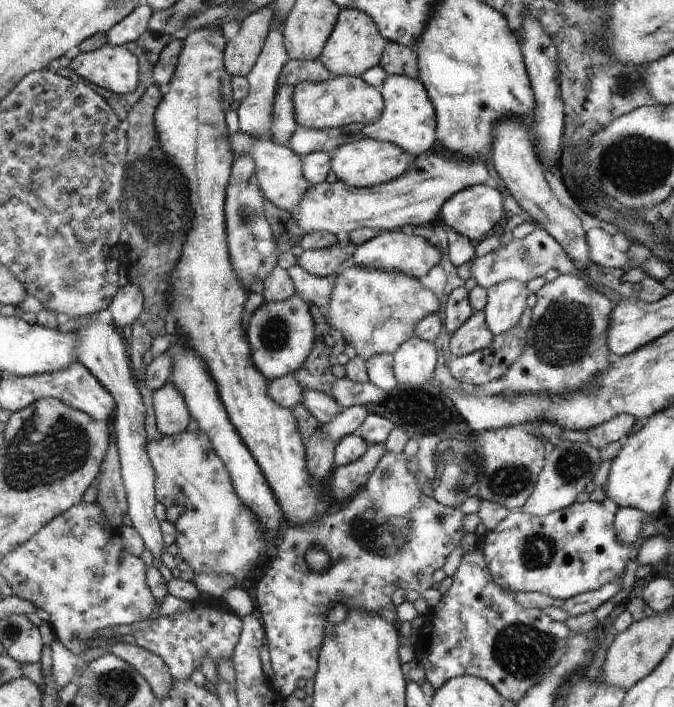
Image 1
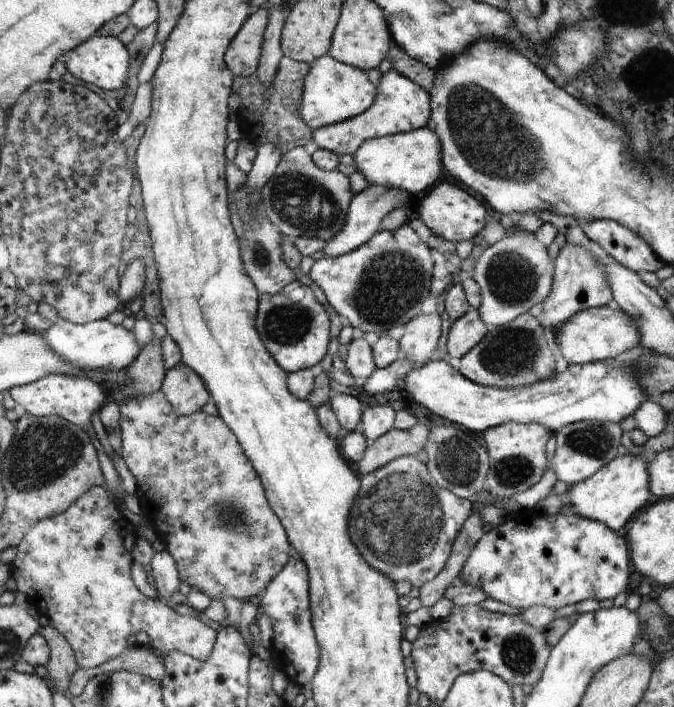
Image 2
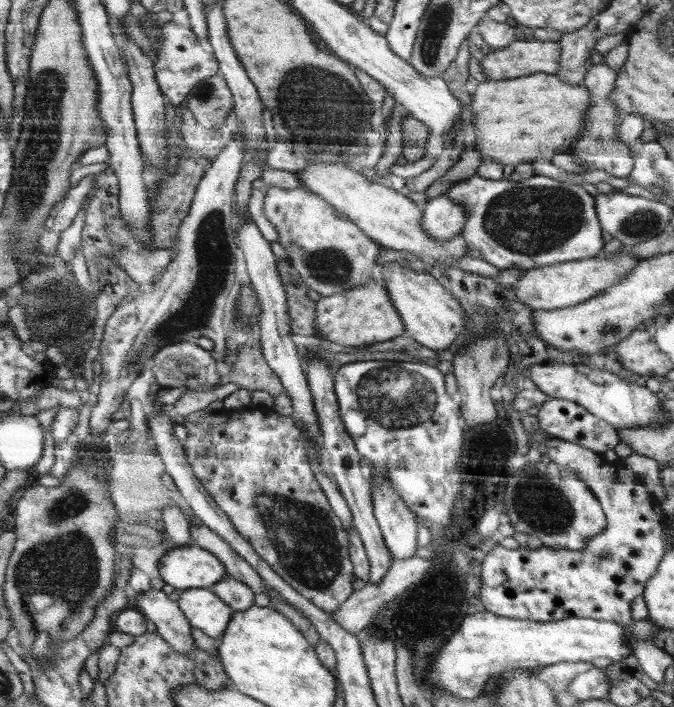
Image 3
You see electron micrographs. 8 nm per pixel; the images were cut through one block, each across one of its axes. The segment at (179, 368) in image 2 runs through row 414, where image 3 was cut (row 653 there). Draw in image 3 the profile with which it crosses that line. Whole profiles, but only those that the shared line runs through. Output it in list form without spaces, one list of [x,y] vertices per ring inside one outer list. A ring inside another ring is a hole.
[[[154,588],[144,596],[138,596],[137,608],[157,625],[158,633],[169,642],[178,653],[188,656],[196,647],[192,638],[192,628],[178,602],[170,600],[163,590]]]

